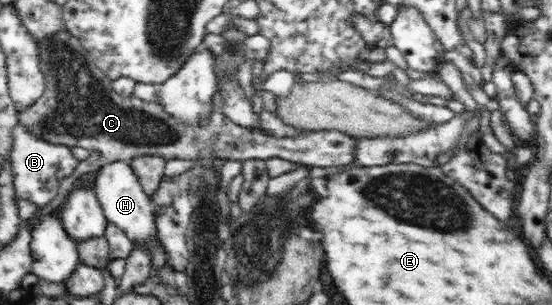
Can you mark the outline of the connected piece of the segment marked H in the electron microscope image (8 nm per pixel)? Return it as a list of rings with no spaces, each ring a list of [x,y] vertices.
[[[123,161],[110,162],[109,165],[101,167],[96,173],[94,185],[96,185],[94,187],[96,196],[108,222],[115,225],[119,231],[123,231],[123,234],[134,246],[145,250],[145,254],[151,258],[152,271],[158,272],[165,266],[171,266],[168,263],[168,255],[162,248],[161,239],[159,239],[159,230],[157,230],[151,198],[141,188],[140,178],[133,172],[132,167]]]

